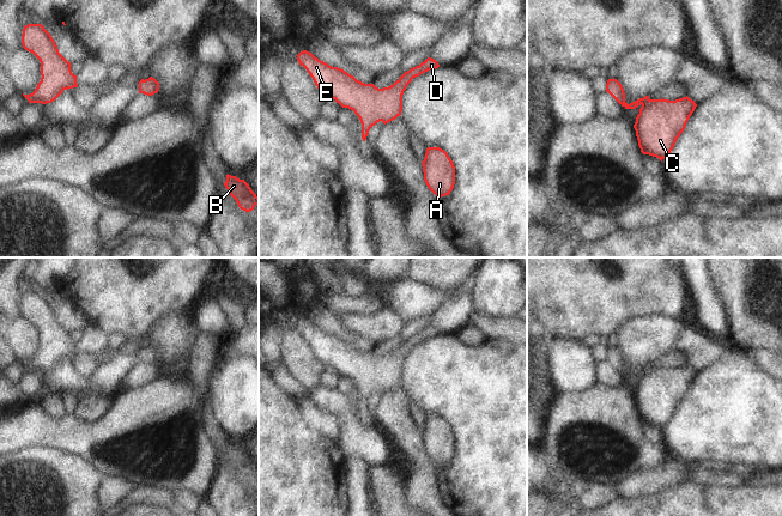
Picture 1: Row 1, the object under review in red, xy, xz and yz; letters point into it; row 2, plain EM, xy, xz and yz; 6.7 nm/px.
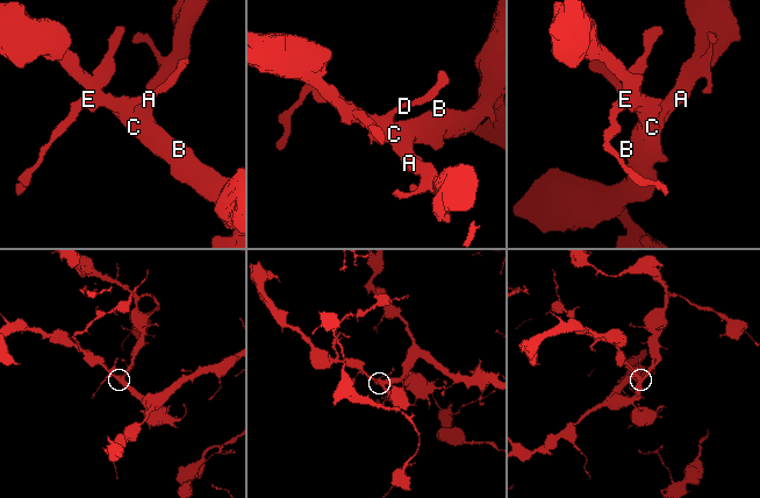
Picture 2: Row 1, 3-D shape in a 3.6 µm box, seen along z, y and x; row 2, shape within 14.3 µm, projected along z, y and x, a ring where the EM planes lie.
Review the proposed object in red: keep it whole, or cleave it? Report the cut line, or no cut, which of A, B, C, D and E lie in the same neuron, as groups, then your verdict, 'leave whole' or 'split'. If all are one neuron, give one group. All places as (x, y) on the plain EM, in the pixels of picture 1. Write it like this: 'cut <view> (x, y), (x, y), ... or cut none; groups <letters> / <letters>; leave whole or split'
cut none; groups A B C D E; leave whole

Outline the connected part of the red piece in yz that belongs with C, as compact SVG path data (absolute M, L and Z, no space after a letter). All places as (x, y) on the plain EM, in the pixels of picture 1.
M617 347L607 348L606 360L625 377L641 375L634 393L638 414L643 423L656 425L661 430L669 424L697 375L687 364L675 369L650 368L645 364L628 372L624 357Z

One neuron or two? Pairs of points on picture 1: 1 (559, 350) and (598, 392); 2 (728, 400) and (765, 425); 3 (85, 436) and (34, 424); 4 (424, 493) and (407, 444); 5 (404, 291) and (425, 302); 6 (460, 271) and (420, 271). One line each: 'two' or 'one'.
1: two
2: one
3: one
4: one
5: one
6: one

